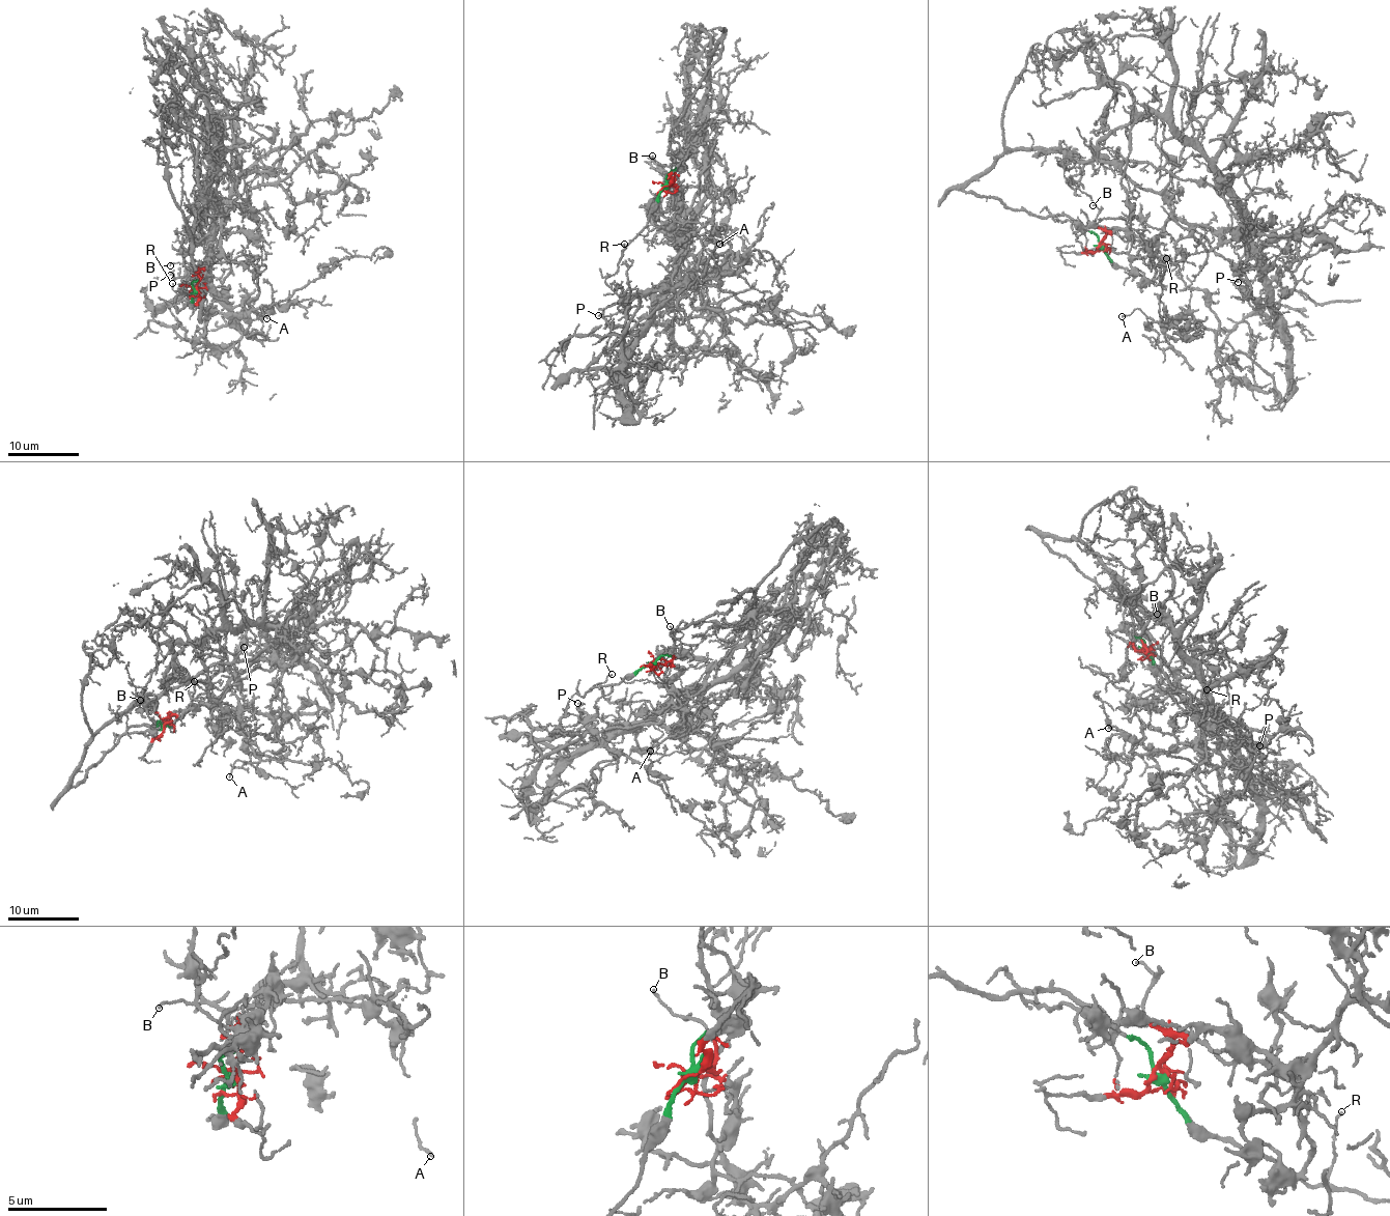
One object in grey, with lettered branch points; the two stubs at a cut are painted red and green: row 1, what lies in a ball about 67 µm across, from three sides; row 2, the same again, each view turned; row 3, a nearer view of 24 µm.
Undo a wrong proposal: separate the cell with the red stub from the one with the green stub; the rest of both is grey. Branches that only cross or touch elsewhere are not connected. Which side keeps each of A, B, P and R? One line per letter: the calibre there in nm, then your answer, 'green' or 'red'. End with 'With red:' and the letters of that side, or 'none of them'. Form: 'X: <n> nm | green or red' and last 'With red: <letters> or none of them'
A: 130 nm | red
B: 100 nm | red
P: 170 nm | red
R: 90 nm | green
With red: A, B, P

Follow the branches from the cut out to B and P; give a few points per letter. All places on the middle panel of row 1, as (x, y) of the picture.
B: (669, 185), (674, 177), (670, 168), (653, 154)
P: (669, 185), (680, 191), (677, 215), (686, 230), (675, 261), (676, 286), (628, 349), (630, 337), (597, 316)

